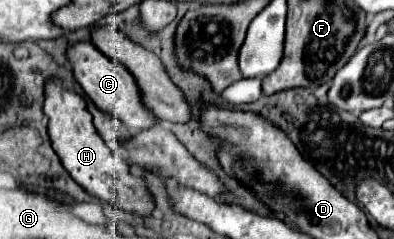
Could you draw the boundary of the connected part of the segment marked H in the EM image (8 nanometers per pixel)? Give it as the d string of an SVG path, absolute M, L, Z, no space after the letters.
M51 77L45 83L45 105L43 113L49 117L49 137L53 143L55 153L59 155L63 167L69 175L93 197L115 205L121 211L129 211L141 217L151 215L155 209L153 197L147 191L145 179L131 175L129 165L113 155L101 135L95 131L91 121L91 113L87 111L85 99L77 95L73 89L67 89L61 77Z

